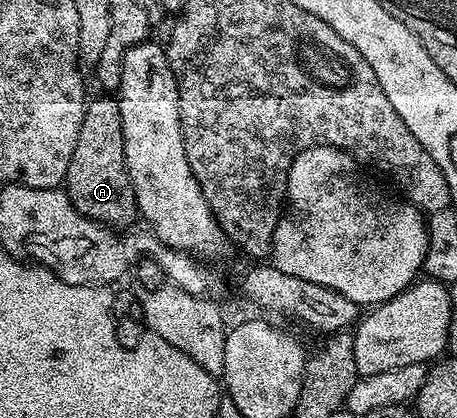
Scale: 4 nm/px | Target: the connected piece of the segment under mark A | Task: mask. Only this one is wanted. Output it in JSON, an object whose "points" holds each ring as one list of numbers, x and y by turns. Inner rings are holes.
{"points":[[109,93,102,96,86,102,83,125,79,125,79,141,75,141,75,153,71,153,71,165,67,165,63,190,83,217,105,227,129,229,136,224,133,222,138,222,139,212,123,149,121,101]]}

